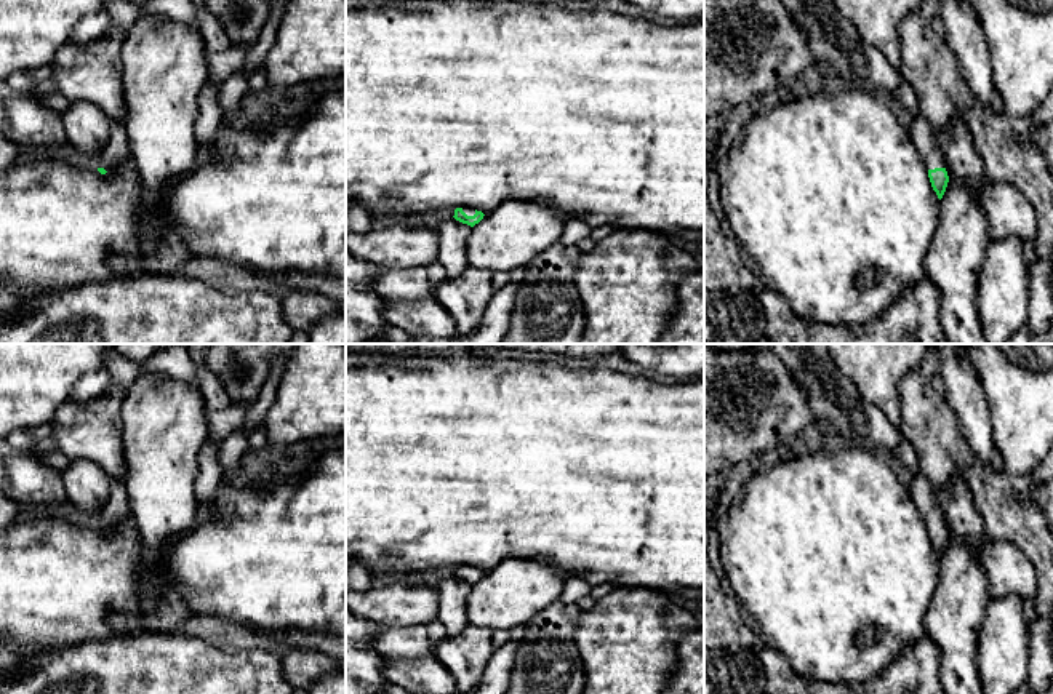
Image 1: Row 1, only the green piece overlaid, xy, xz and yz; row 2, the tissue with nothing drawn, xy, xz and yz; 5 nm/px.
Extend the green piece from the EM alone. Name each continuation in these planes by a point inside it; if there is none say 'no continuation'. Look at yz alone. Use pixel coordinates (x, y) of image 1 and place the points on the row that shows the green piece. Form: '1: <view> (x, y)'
1: yz (919, 128)

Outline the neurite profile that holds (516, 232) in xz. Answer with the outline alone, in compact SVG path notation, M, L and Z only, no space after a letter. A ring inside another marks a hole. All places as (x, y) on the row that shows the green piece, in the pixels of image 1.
M506 200L472 227L466 257L480 270L525 269L560 241L565 217L535 200Z

